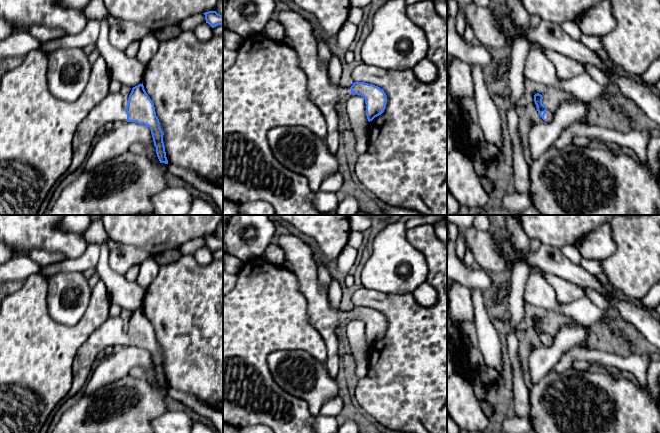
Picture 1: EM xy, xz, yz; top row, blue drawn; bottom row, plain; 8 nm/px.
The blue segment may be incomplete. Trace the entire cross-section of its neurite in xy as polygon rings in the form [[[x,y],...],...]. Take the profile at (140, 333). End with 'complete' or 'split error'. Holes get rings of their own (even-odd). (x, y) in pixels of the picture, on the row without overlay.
[[[142,307],[132,312],[126,331],[120,316],[109,316],[79,348],[73,360],[73,384],[67,394],[69,398],[78,395],[85,387],[97,355],[107,347],[117,345],[135,346],[149,351],[160,387],[168,388],[163,366],[164,357],[160,352],[154,328]]]; split error

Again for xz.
[[[291,234],[281,235],[278,245],[284,252],[285,261],[291,264],[291,271],[298,278],[300,291],[307,301],[308,320],[317,329],[326,345],[327,371],[336,379],[341,373],[336,328],[351,318],[363,320],[366,340],[370,346],[384,336],[387,320],[380,311],[365,306],[354,306],[350,312],[333,308],[328,299],[328,290],[319,287],[315,251]]]; split error

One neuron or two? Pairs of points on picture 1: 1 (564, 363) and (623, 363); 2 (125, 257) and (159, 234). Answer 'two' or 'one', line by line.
1: one
2: two

